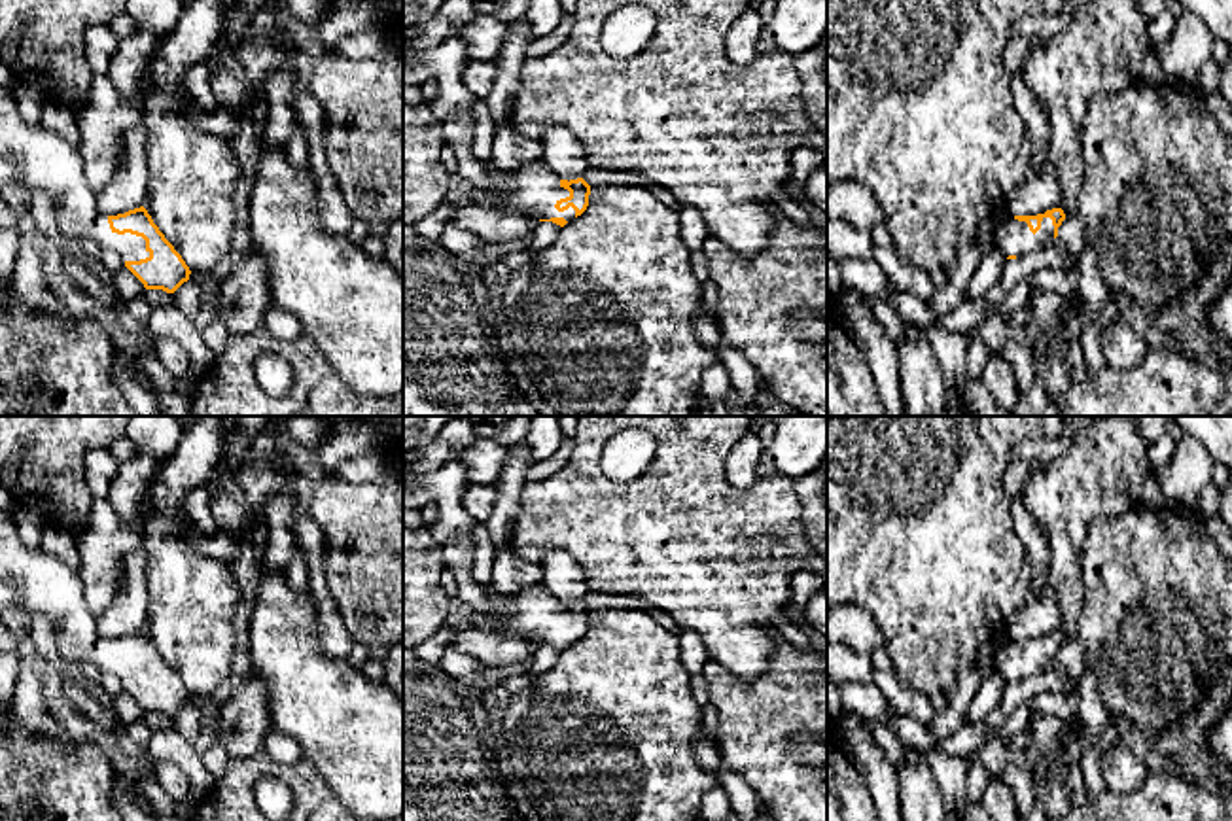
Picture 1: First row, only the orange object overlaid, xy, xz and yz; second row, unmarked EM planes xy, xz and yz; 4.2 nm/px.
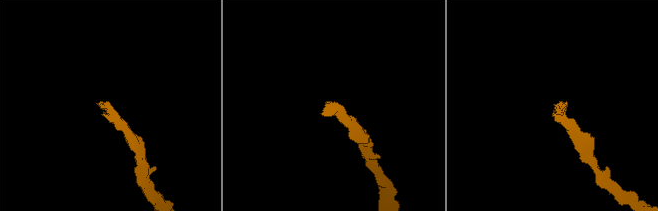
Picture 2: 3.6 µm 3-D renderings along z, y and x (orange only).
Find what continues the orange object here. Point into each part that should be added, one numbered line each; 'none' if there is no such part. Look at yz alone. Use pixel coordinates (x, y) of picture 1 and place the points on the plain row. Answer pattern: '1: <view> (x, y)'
1: yz (1013, 661)

